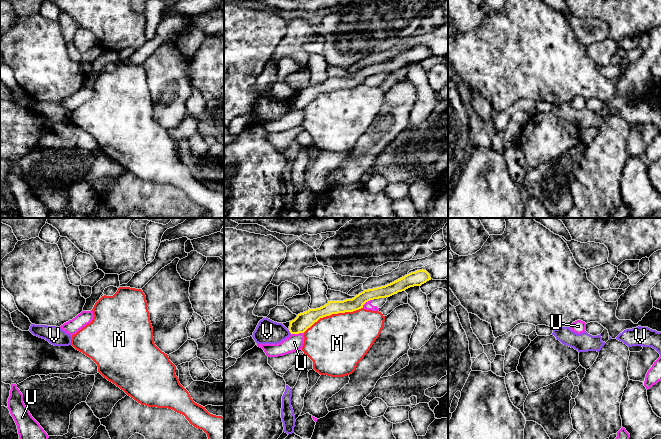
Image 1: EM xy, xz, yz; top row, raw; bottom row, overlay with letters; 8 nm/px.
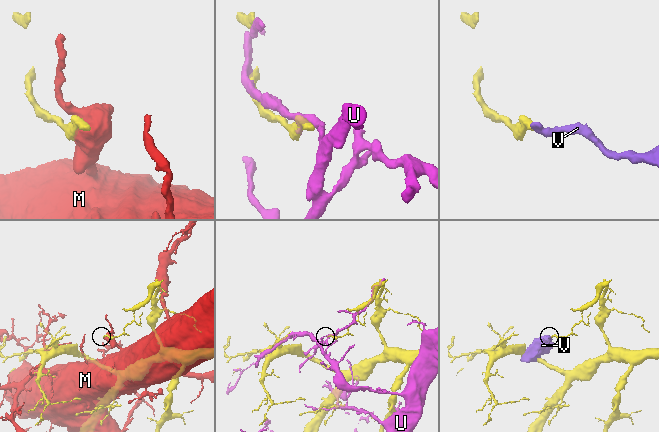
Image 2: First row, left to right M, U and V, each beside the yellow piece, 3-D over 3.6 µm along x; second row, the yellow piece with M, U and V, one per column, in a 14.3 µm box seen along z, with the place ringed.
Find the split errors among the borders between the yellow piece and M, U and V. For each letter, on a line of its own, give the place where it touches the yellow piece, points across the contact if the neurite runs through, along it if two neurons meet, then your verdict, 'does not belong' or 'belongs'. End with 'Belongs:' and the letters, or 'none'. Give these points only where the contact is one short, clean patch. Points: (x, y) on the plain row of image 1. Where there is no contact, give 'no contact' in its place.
M: contact xz (332, 89); does not belong
U: contact xz (297, 109); does not belong
V: contact xz (290, 108); border xz (288, 106), (291, 109); does not belong
Belongs: none

